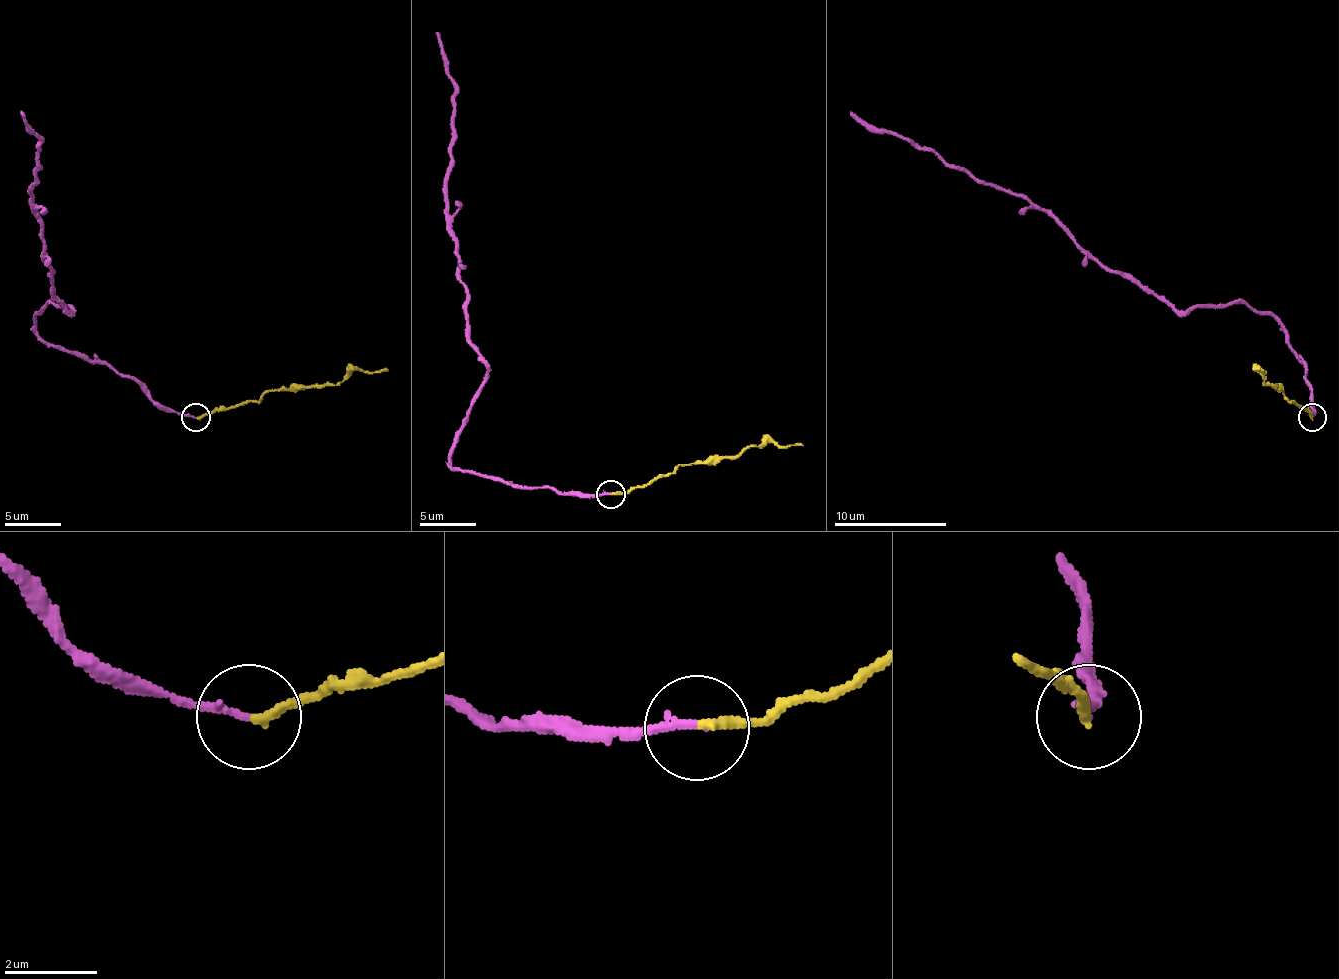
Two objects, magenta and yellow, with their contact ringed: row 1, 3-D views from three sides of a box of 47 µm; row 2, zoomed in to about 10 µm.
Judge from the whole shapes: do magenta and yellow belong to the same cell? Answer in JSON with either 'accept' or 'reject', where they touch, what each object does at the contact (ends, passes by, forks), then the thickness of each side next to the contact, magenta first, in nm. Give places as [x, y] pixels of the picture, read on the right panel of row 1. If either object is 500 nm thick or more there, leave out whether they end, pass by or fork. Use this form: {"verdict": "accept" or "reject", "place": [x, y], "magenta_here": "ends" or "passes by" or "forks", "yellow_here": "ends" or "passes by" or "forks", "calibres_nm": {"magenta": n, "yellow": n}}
{"verdict": "reject", "place": [1312, 417], "magenta_here": "ends", "yellow_here": "ends", "calibres_nm": {"magenta": 180, "yellow": 200}}

